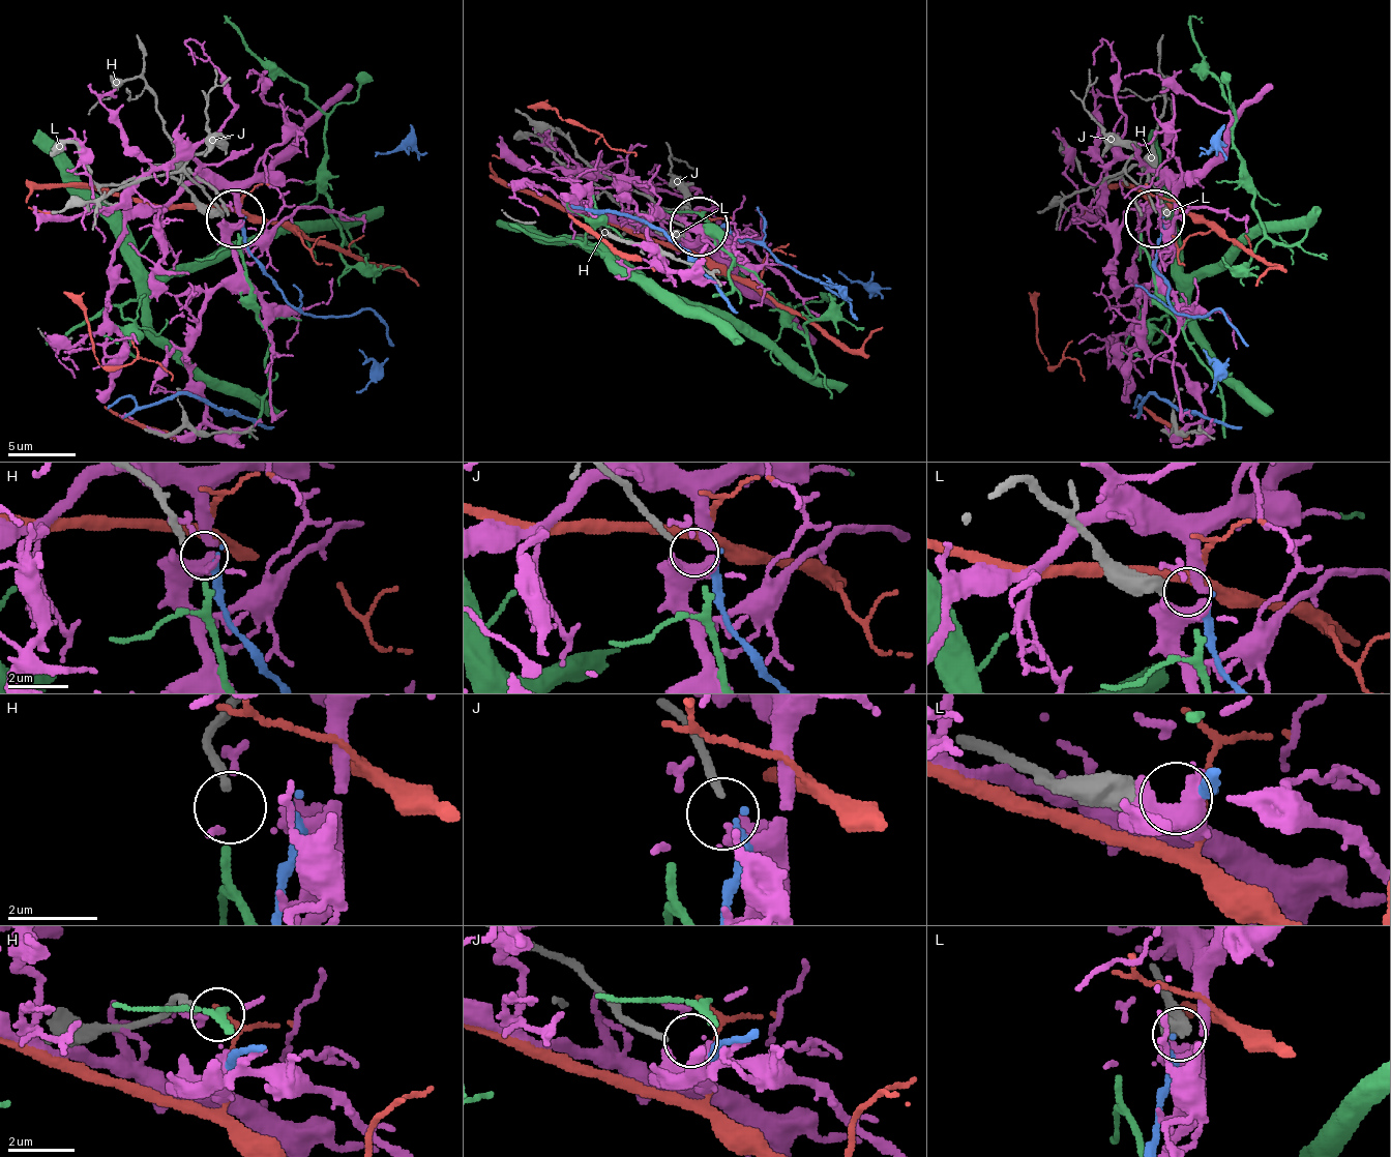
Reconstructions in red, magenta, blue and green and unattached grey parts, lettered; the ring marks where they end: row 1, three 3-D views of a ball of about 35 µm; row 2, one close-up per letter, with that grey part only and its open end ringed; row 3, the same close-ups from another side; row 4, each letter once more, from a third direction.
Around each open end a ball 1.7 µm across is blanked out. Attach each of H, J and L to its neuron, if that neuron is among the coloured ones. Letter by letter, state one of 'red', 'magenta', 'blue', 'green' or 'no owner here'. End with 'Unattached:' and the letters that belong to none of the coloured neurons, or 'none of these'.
H: green
J: blue
L: no owner here
Unattached: L

